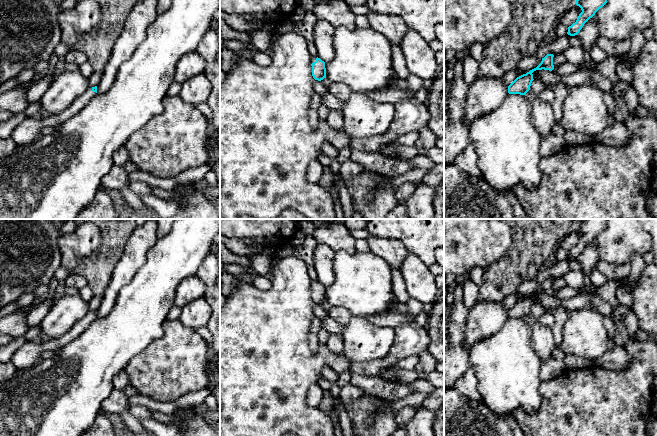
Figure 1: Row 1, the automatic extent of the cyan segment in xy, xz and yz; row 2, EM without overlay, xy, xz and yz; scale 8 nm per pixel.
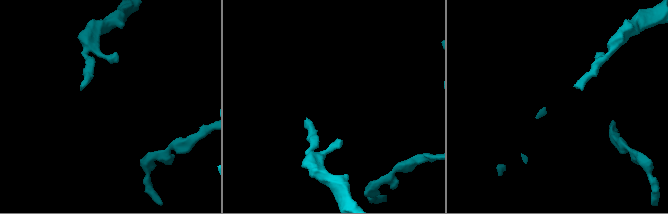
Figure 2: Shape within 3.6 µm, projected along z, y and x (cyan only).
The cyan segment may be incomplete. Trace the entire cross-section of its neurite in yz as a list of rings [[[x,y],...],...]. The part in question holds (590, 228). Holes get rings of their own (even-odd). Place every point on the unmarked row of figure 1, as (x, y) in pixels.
[[[581,219],[576,224],[576,229],[581,232],[582,236],[579,238],[576,246],[568,251],[567,258],[570,260],[577,259],[584,248],[606,227],[607,219]]]

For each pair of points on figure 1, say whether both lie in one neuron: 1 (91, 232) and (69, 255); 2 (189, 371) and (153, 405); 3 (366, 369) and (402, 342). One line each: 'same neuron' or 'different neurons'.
1: same neuron
2: different neurons
3: same neuron

